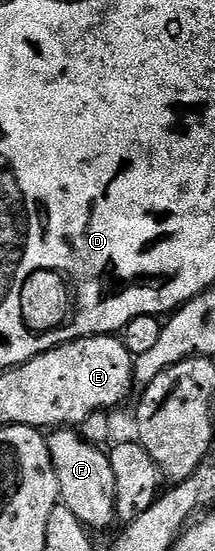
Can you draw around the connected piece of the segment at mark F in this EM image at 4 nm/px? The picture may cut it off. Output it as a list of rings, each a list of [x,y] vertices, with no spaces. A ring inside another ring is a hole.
[[[57,430],[48,437],[49,441],[49,453],[51,454],[51,462],[55,466],[55,474],[59,478],[59,490],[61,491],[60,503],[67,506],[67,510],[71,510],[71,514],[75,514],[75,518],[79,518],[79,522],[84,524],[86,528],[90,530],[96,530],[96,528],[109,528],[112,524],[115,524],[117,520],[117,479],[115,478],[115,470],[111,466],[108,455],[102,451],[98,445],[89,444],[81,436],[80,431],[77,430]]]

